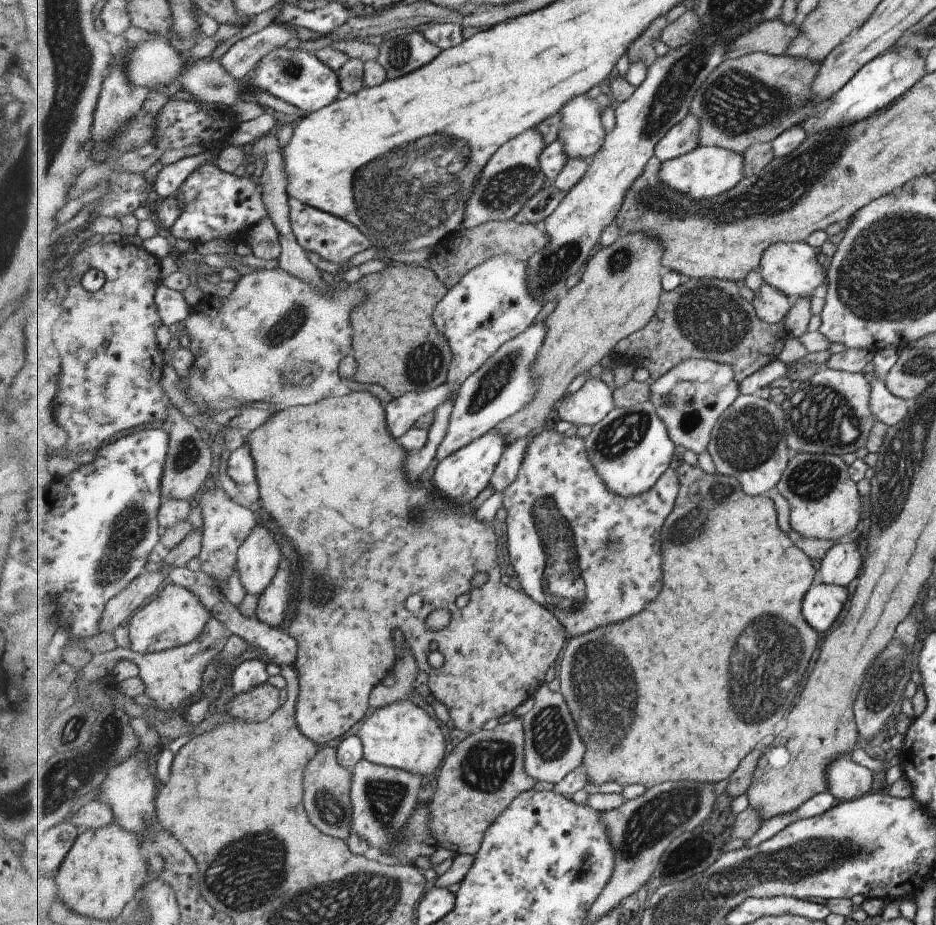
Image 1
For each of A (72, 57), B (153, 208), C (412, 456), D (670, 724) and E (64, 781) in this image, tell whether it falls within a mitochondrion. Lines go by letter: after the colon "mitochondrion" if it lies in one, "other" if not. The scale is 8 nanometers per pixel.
A: mitochondrion
B: other
C: other
D: other
E: mitochondrion

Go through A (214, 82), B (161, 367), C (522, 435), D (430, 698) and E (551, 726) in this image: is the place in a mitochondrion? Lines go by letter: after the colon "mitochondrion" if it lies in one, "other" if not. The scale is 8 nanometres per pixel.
A: mitochondrion
B: other
C: other
D: other
E: mitochondrion

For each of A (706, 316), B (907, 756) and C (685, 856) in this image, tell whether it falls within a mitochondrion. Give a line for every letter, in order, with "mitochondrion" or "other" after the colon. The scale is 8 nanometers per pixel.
A: mitochondrion
B: other
C: mitochondrion

